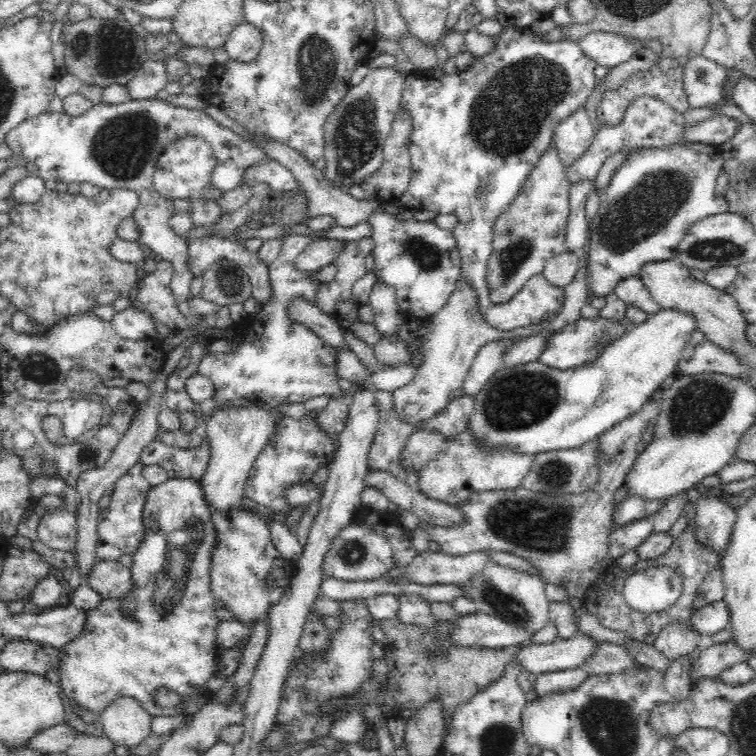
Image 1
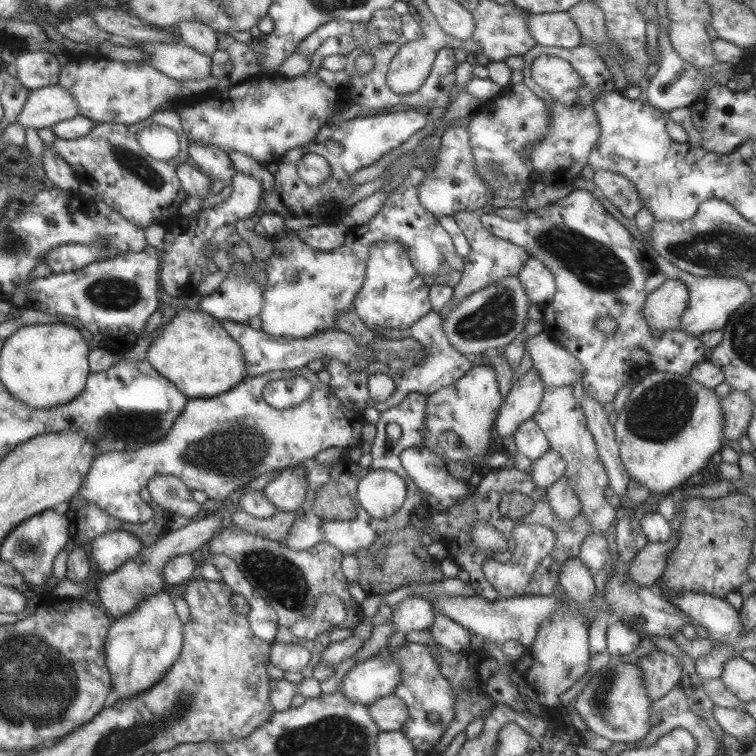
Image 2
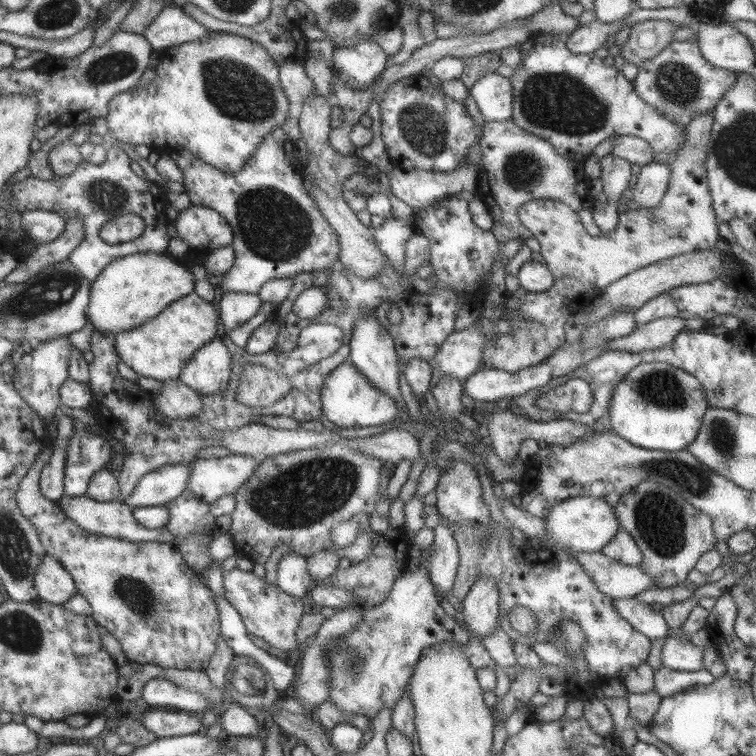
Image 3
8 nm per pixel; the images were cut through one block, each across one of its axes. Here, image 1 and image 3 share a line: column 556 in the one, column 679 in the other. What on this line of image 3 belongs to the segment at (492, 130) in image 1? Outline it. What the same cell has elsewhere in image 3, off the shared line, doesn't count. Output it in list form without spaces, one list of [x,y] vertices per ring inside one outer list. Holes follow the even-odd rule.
[[[696,38],[671,41],[657,56],[638,66],[634,91],[663,117],[685,128],[692,116],[713,112],[718,98],[733,84],[736,73],[711,66],[701,55]]]

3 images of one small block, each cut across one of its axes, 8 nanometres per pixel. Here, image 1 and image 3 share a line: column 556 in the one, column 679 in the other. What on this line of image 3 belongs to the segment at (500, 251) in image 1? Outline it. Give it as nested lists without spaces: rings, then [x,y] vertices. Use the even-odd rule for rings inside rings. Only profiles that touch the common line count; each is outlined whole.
[[[709,111],[691,117],[684,128],[684,145],[668,162],[671,177],[659,205],[620,212],[617,227],[609,233],[600,232],[597,237],[587,234],[577,214],[563,202],[539,199],[525,202],[517,209],[521,226],[531,231],[532,238],[539,243],[538,252],[554,281],[546,292],[518,290],[504,296],[504,308],[517,310],[518,318],[509,318],[511,333],[497,334],[495,343],[491,343],[489,334],[486,335],[479,369],[494,368],[514,373],[539,364],[564,345],[565,318],[575,315],[595,296],[601,295],[610,282],[652,262],[716,246],[721,237],[705,178],[705,156],[713,122],[713,112]]]

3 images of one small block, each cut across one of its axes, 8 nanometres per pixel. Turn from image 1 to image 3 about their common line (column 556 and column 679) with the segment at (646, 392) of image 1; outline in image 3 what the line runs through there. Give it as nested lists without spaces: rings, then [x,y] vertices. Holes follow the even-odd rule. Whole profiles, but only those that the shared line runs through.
[[[641,362],[615,385],[609,405],[610,425],[613,433],[633,446],[675,452],[693,442],[708,407],[706,392],[692,374],[665,362]]]

